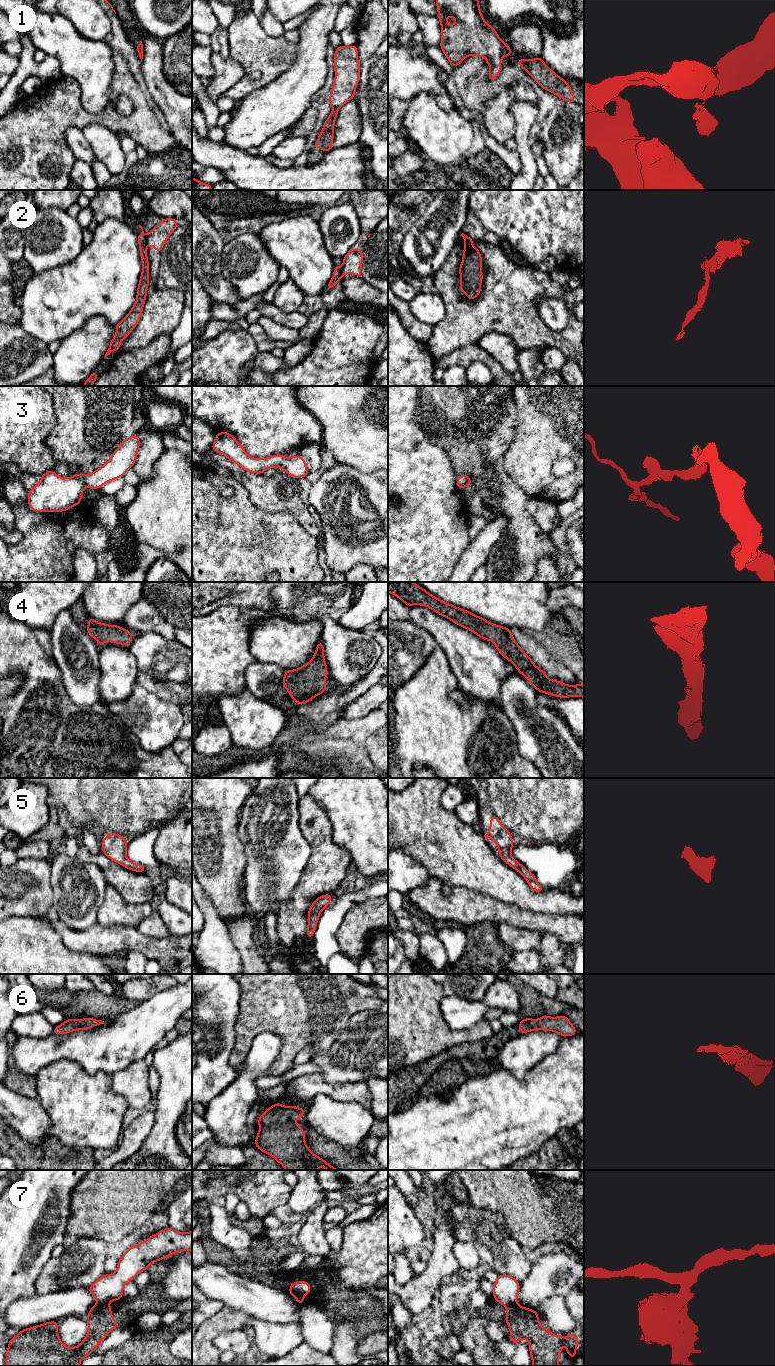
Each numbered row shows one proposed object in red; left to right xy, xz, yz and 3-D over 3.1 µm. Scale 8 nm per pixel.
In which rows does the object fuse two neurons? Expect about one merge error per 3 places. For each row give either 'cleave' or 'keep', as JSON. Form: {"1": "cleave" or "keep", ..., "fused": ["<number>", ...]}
{"1": "cleave", "2": "cleave", "3": "keep", "4": "keep", "5": "keep", "6": "keep", "7": "cleave", "fused": ["1", "2", "7"]}

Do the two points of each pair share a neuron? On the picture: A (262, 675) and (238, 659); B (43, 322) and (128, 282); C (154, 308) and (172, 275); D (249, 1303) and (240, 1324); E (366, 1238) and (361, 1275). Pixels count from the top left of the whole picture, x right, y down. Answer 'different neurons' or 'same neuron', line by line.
A: different neurons
B: same neuron
C: different neurons
D: different neurons
E: same neuron

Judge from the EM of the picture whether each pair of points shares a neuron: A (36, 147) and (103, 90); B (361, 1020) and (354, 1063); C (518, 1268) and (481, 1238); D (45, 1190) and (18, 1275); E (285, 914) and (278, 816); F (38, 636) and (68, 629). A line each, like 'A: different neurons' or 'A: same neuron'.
A: different neurons
B: same neuron
C: same neuron
D: same neuron
E: different neurons
F: different neurons

